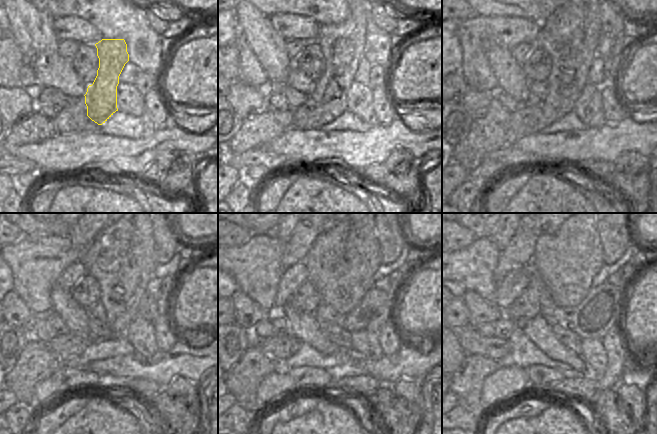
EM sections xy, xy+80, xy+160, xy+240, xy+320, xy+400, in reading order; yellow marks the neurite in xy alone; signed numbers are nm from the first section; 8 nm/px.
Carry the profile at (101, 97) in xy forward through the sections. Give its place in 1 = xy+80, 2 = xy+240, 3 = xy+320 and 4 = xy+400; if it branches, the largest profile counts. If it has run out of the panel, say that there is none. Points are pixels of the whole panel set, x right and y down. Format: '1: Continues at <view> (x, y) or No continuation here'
1: Continues at xy+80 (342, 44)
2: Continues at xy+240 (121, 258)
3: Continues at xy+320 (341, 263)
4: Continues at xy+400 (567, 261).

